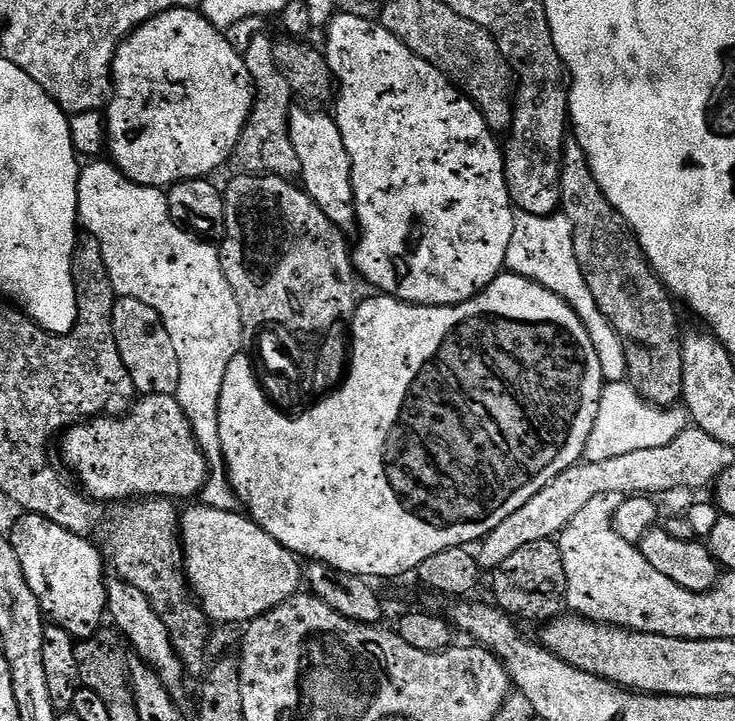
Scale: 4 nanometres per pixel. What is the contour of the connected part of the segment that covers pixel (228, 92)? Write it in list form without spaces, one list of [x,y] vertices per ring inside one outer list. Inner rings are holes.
[[[175,8],[150,18],[145,24],[135,28],[131,36],[121,40],[120,47],[116,50],[116,57],[112,59],[110,73],[112,97],[106,104],[106,152],[107,155],[112,155],[109,156],[111,163],[120,169],[127,180],[133,180],[136,184],[144,184],[147,188],[167,189],[173,184],[180,183],[181,180],[211,177],[213,175],[211,172],[218,171],[227,160],[233,159],[236,144],[240,141],[240,134],[248,121],[248,115],[252,113],[254,89],[252,79],[248,76],[244,65],[243,55],[224,36],[227,35],[221,29],[213,26],[199,11],[190,8]]]

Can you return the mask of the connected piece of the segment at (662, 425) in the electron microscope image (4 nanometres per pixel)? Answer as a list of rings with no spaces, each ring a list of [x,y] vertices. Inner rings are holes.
[[[627,382],[605,383],[604,392],[600,395],[598,414],[594,418],[594,430],[590,430],[583,459],[589,464],[606,462],[606,458],[618,458],[618,454],[666,446],[666,442],[674,442],[674,438],[678,438],[685,427],[686,416],[679,407],[655,407],[641,400],[640,395]]]

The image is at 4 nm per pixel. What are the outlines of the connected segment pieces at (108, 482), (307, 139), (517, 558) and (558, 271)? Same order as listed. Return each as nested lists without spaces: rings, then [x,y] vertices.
[[[141,395],[123,416],[97,416],[94,420],[72,425],[59,437],[59,444],[60,456],[65,464],[63,467],[73,477],[77,476],[75,479],[79,487],[89,497],[100,502],[128,502],[133,498],[163,498],[181,502],[191,496],[199,497],[208,481],[208,460],[197,447],[192,427],[175,396]]]
[[[296,106],[288,113],[288,137],[300,163],[299,179],[302,181],[302,187],[308,193],[309,198],[318,206],[318,210],[322,210],[322,214],[339,232],[355,233],[358,225],[356,223],[356,203],[352,201],[352,167],[350,166],[350,158],[346,154],[346,146],[342,142],[342,134],[338,130],[335,119],[329,113],[327,116],[324,110],[313,110],[308,106],[300,107],[304,108]]]
[[[555,539],[530,542],[530,546],[522,546],[522,550],[510,554],[510,558],[502,562],[502,566],[494,569],[491,576],[493,596],[491,599],[495,607],[517,621],[547,622],[555,620],[565,611],[564,567],[560,545]]]
[[[563,214],[550,216],[521,215],[510,238],[510,250],[506,250],[506,268],[513,276],[524,276],[527,280],[542,285],[556,296],[563,296],[570,305],[577,303],[576,296],[588,296],[586,278],[578,266],[574,254],[572,227]]]

